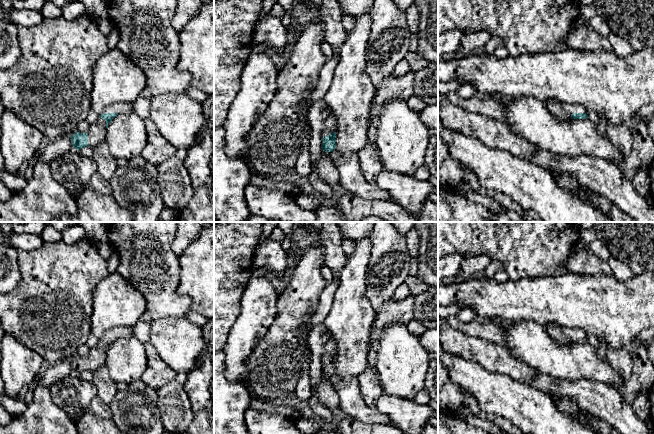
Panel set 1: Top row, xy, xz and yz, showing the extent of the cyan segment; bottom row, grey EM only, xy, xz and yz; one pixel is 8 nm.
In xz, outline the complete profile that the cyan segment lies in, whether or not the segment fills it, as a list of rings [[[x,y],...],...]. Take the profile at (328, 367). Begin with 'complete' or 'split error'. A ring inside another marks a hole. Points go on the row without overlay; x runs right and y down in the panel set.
split error | [[[334,339],[324,346],[321,356],[321,374],[329,377],[335,373],[335,355],[337,354],[337,345]]]

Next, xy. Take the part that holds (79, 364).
split error | [[[120,326],[108,329],[98,344],[90,349],[87,357],[75,356],[70,361],[73,372],[79,374],[87,370],[95,371],[105,365],[106,353],[111,344],[118,338],[132,336],[134,336],[132,327]]]

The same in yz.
split error | [[[548,325],[547,331],[561,345],[587,342],[586,334],[579,328],[567,328],[558,325]]]

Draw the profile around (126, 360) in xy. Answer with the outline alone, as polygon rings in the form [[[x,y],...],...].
[[[134,336],[118,338],[108,348],[105,366],[116,383],[140,379],[147,368],[144,344]]]

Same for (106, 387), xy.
[[[105,365],[93,371],[93,383],[97,388],[97,396],[109,405],[118,392],[116,382],[110,377]]]

